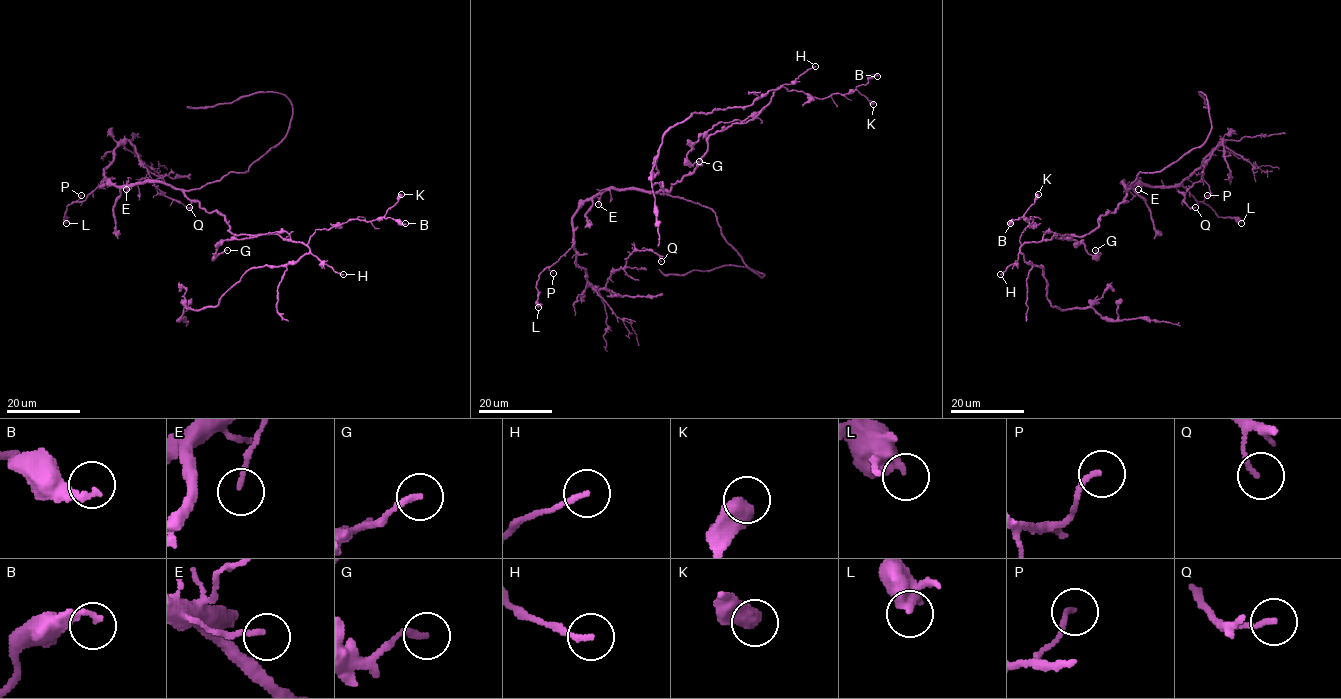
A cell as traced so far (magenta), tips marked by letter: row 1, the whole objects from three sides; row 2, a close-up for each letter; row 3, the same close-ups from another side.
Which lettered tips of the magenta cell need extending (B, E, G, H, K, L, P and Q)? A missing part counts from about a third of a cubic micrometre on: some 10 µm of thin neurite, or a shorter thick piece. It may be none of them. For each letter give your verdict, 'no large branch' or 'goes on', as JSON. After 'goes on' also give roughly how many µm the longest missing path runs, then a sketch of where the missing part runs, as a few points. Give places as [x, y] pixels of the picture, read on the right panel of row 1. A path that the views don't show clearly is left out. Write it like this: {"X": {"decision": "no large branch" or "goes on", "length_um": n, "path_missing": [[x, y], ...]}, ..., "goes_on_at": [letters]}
{"B": {"decision": "no large branch"}, "E": {"decision": "no large branch"}, "G": {"decision": "no large branch"}, "H": {"decision": "no large branch"}, "K": {"decision": "no large branch"}, "L": {"decision": "no large branch"}, "P": {"decision": "no large branch"}, "Q": {"decision": "no large branch"}, "goes_on_at": []}

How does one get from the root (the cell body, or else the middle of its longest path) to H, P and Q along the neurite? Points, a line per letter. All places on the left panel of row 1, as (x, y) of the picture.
H: (232, 232), (235, 236), (276, 234), (284, 239), (301, 241), (324, 263), (343, 274)
P: (232, 232), (223, 216), (216, 211), (205, 211), (180, 190), (162, 183), (97, 186), (78, 202), (81, 195)
Q: (232, 232), (223, 216), (205, 211), (162, 183), (100, 186), (114, 150), (130, 141), (154, 185), (189, 207)

